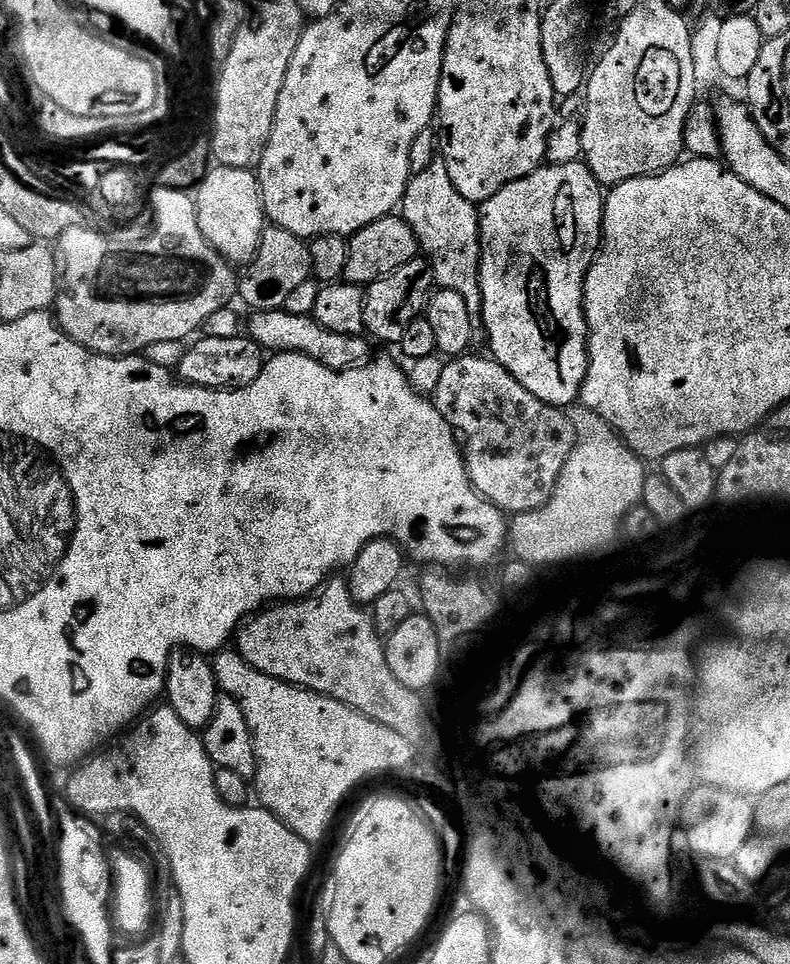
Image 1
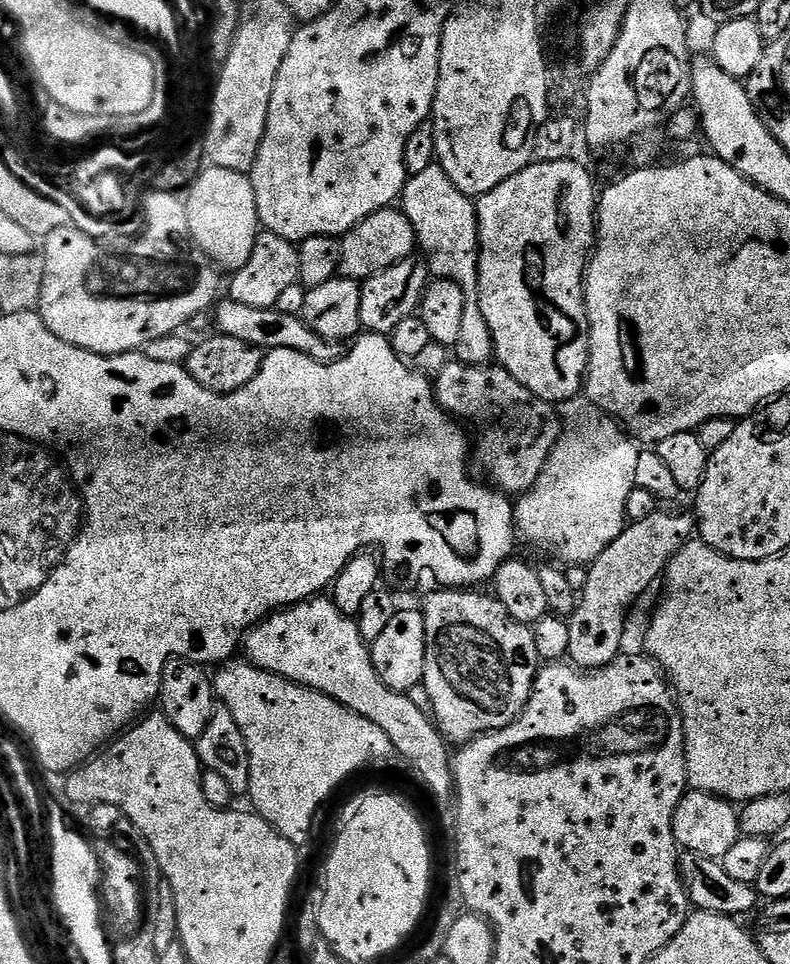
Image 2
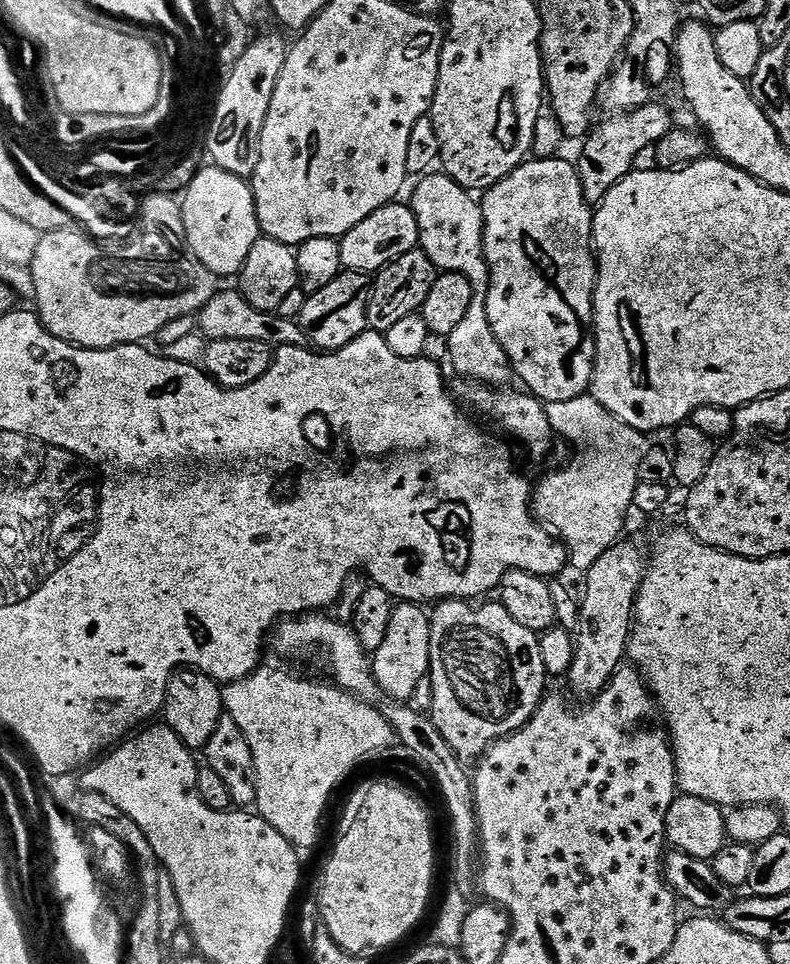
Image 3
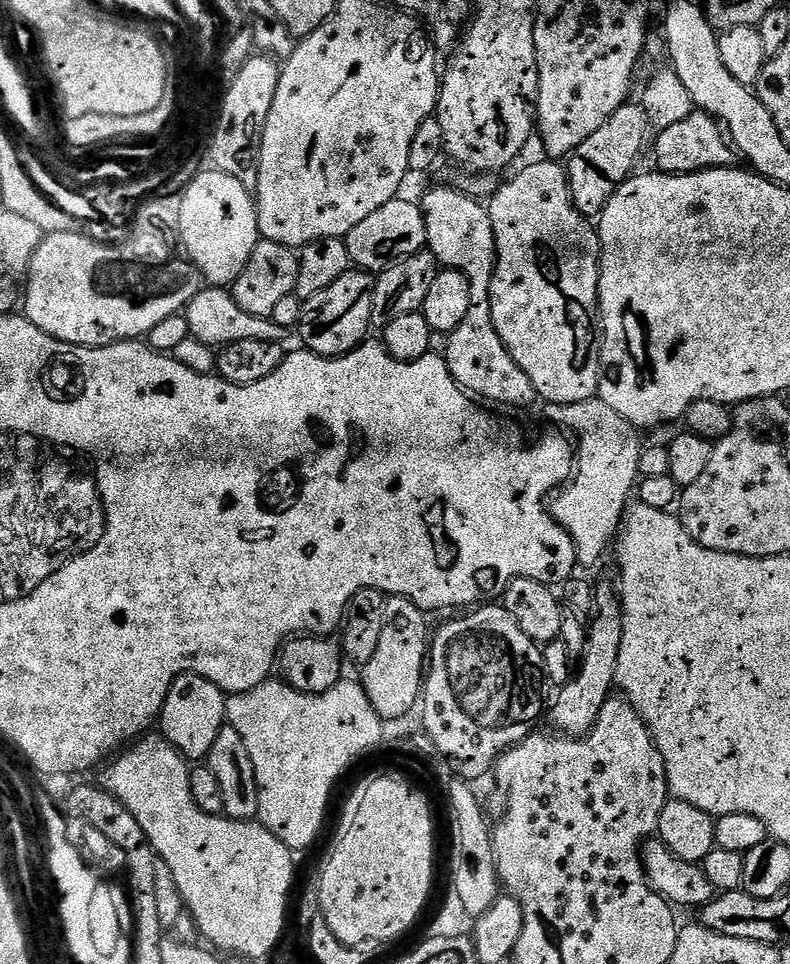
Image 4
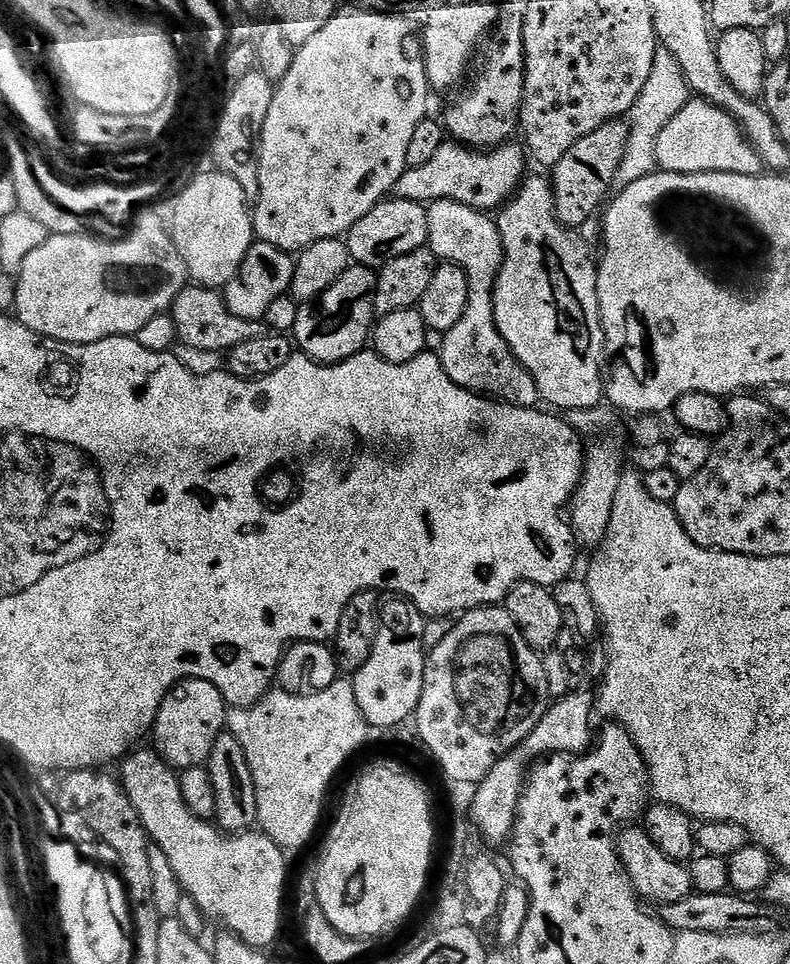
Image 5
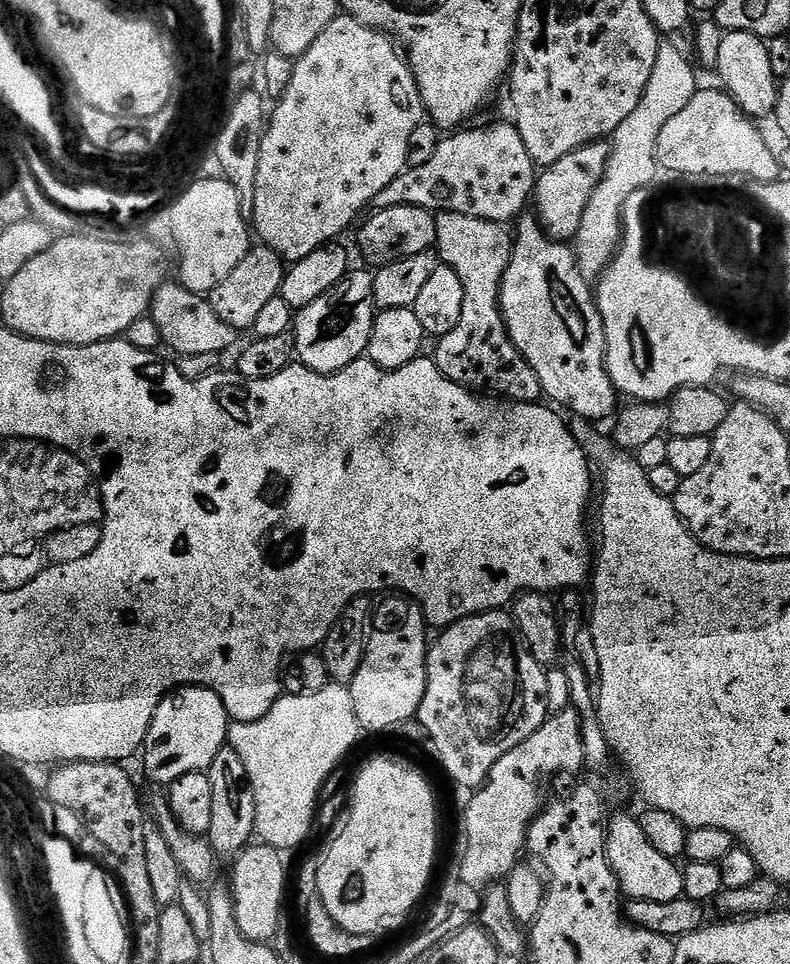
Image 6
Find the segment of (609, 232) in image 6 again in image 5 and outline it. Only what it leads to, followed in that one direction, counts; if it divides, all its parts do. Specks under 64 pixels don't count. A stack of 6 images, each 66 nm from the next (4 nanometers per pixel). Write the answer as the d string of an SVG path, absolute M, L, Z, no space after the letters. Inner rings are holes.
M663 46L657 47L654 54L654 66L650 70L650 78L646 78L646 86L642 86L642 94L638 94L638 102L634 102L630 113L630 127L628 129L628 147L616 172L616 184L623 186L630 182L638 182L641 173L648 172L656 164L656 147L658 134L686 106L690 99L690 89L686 78L682 74L682 66L678 66L678 58L670 54Z

